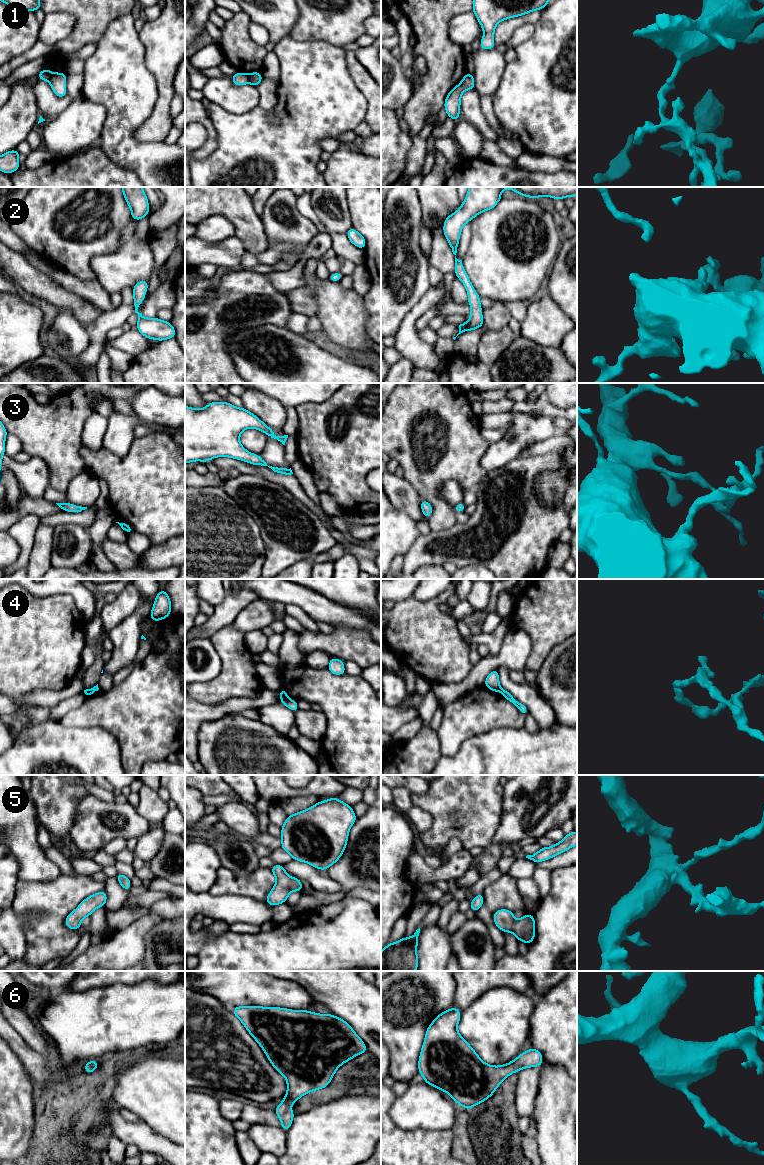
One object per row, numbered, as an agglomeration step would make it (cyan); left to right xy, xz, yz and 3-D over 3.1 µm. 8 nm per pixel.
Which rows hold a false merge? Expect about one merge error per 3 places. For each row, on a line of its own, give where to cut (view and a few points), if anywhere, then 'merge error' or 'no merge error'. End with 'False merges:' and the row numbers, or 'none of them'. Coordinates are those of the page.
1: cut in xz along (247, 74), (248, 82); merge error
2: no cut; no merge error
3: no cut; no merge error
4: cut in xz along (280, 697), (287, 698); merge error
5: no cut; no merge error
6: no cut; no merge error
False merges: 1, 4

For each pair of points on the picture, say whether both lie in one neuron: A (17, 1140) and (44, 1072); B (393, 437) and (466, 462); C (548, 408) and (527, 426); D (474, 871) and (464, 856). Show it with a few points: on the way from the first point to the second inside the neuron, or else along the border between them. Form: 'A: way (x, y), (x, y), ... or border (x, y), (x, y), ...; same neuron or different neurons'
A: border (30, 1078), (36, 1088); different neurons
B: way (410, 458), (421, 475), (432, 474), (445, 462); same neuron
C: border (539, 414), (549, 416), (552, 419); different neurons
D: border (474, 864), (457, 878); different neurons

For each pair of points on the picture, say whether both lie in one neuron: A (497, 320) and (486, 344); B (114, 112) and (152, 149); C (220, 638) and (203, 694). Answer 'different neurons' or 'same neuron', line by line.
A: same neuron
B: same neuron
C: same neuron

